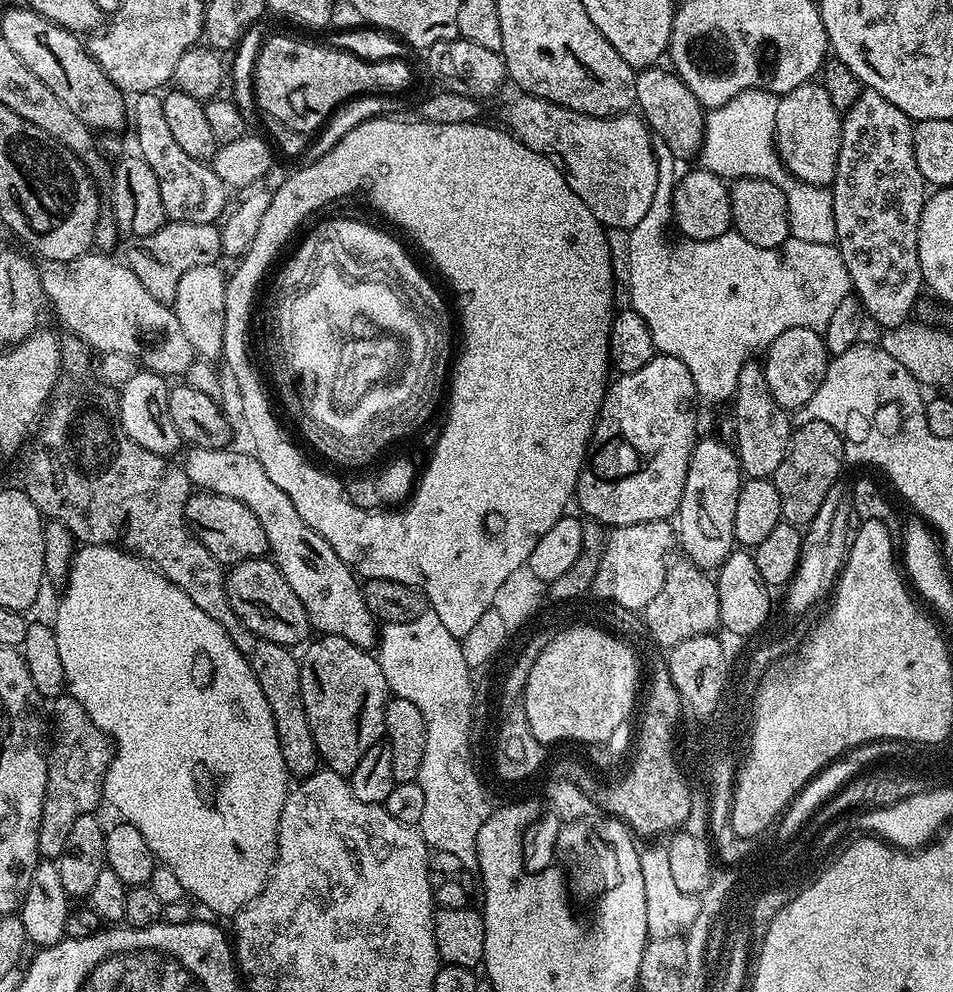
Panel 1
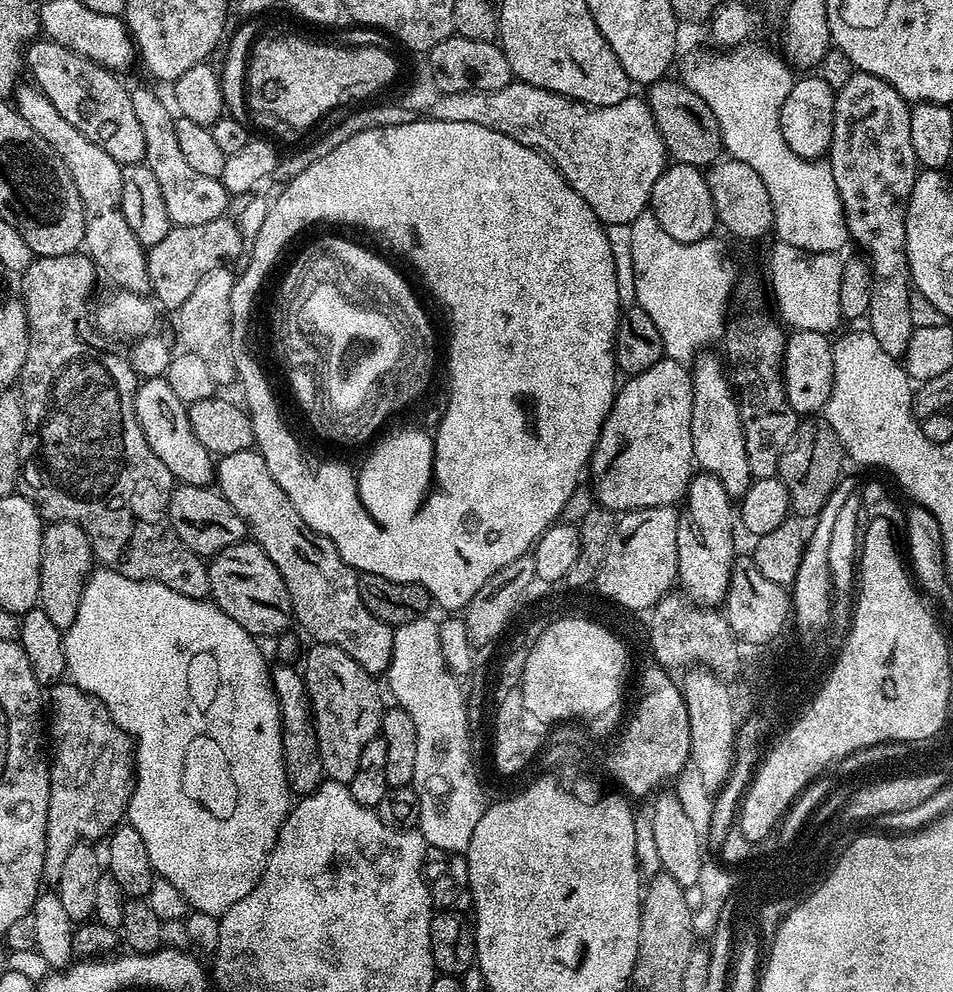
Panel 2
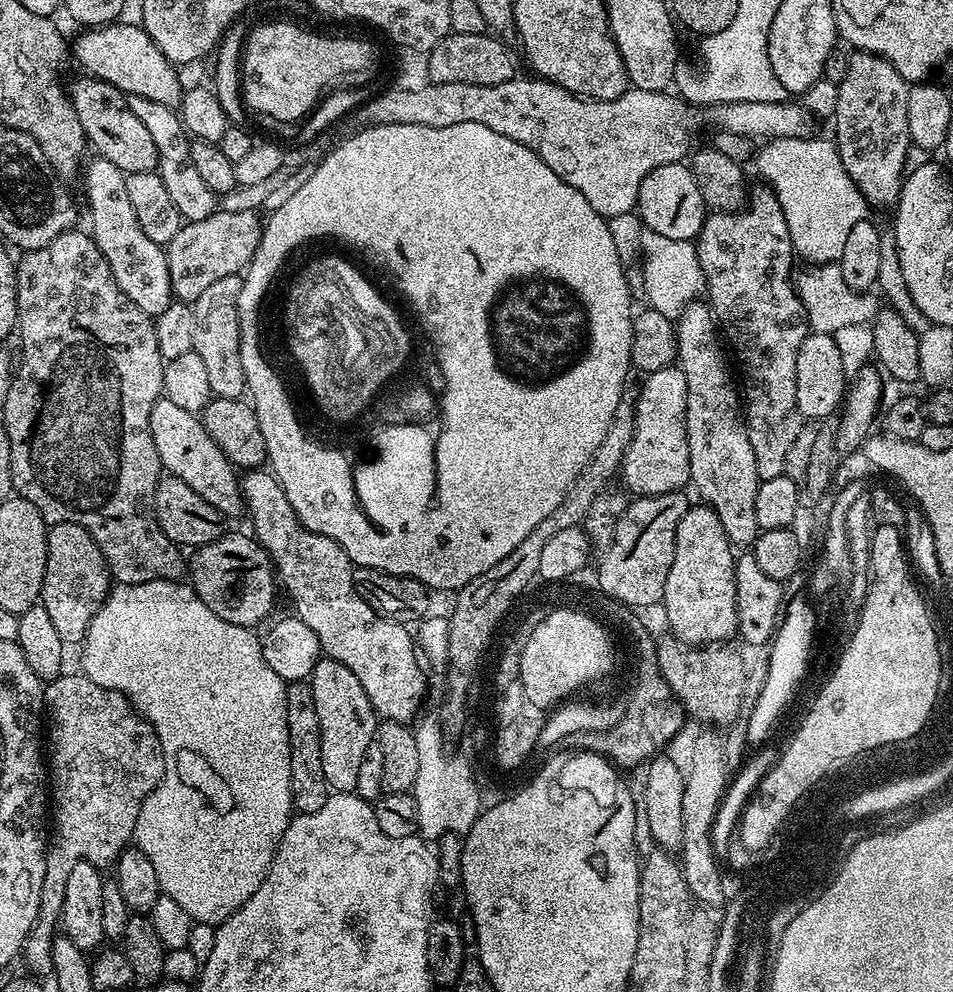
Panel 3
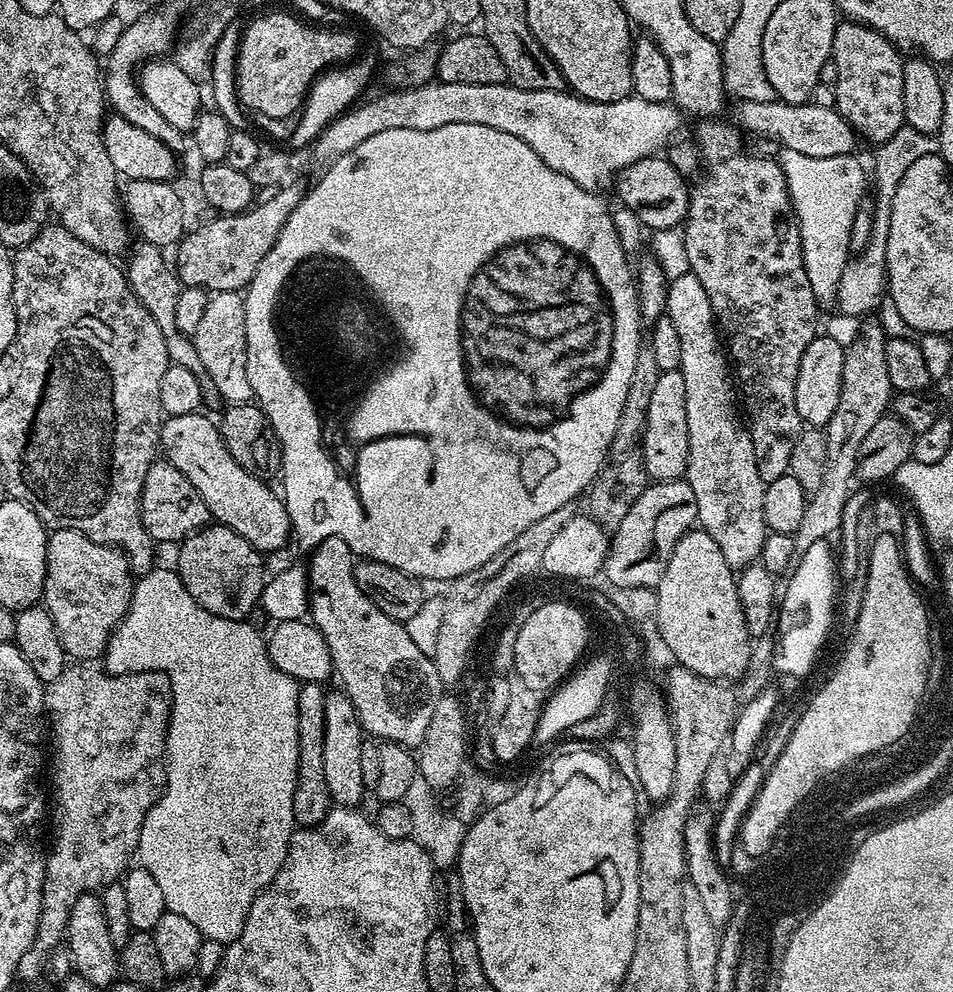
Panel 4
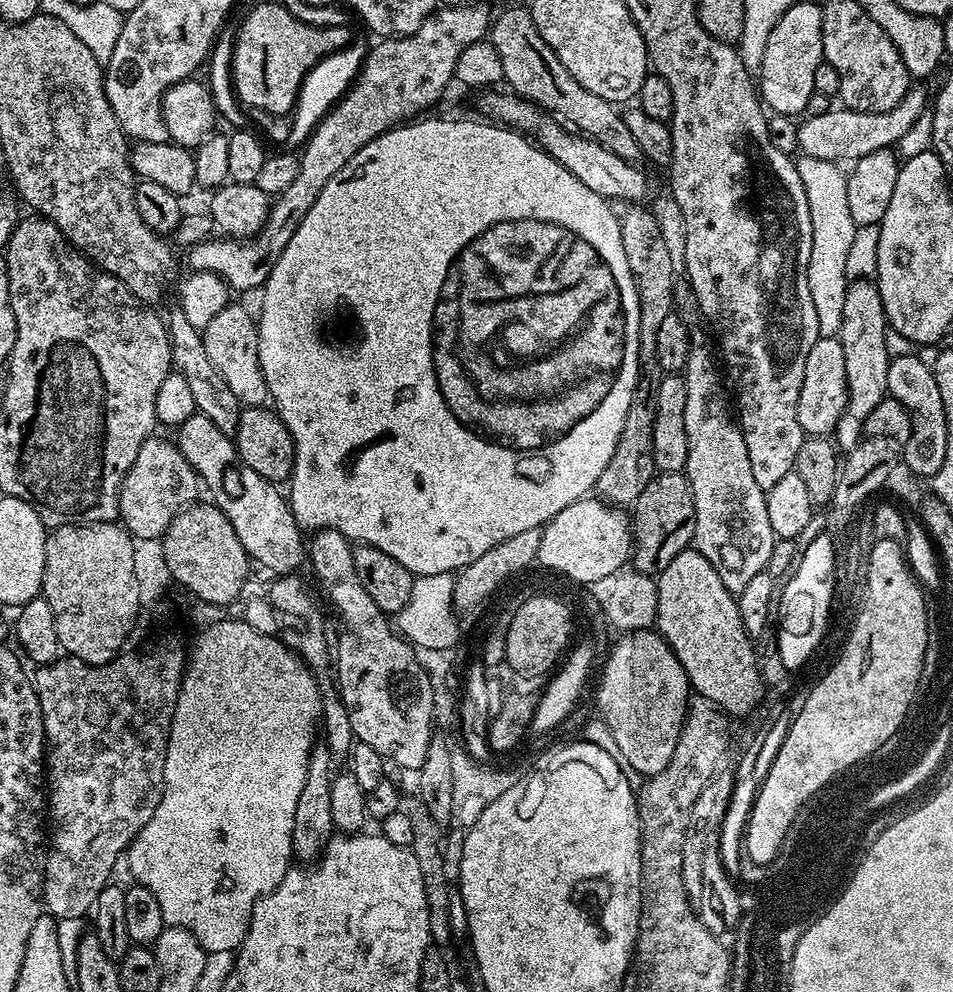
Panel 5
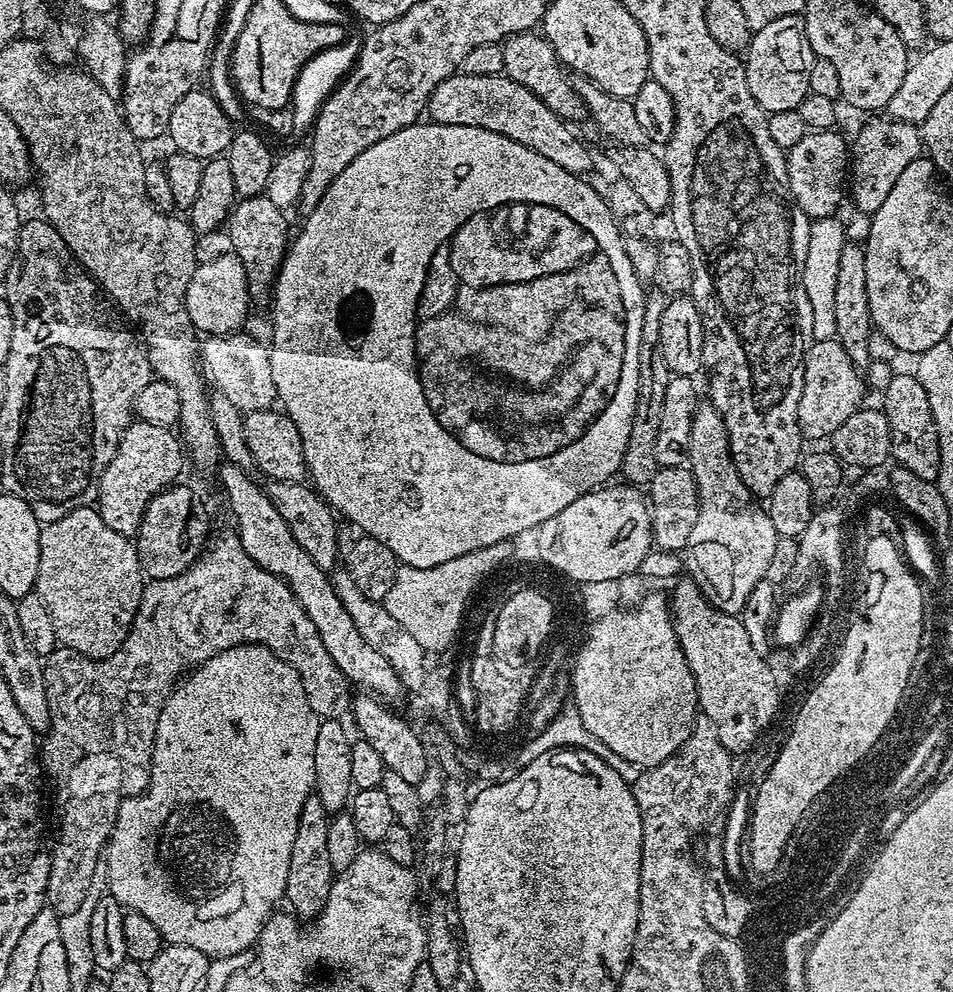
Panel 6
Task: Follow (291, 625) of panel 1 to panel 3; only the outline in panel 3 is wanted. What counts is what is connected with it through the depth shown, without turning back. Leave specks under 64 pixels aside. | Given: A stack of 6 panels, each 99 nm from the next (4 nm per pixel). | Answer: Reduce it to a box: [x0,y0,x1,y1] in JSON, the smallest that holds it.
[190,535,278,629]

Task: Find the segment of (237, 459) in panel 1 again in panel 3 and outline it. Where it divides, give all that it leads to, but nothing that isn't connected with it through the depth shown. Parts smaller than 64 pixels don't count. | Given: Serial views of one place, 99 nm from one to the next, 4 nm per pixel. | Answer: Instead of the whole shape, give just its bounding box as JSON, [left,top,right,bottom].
[242,471,428,724]

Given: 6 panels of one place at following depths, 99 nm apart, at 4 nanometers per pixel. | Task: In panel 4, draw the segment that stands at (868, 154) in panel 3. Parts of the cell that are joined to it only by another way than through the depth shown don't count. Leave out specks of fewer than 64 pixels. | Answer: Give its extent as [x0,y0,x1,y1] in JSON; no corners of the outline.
[830,18,905,146]

